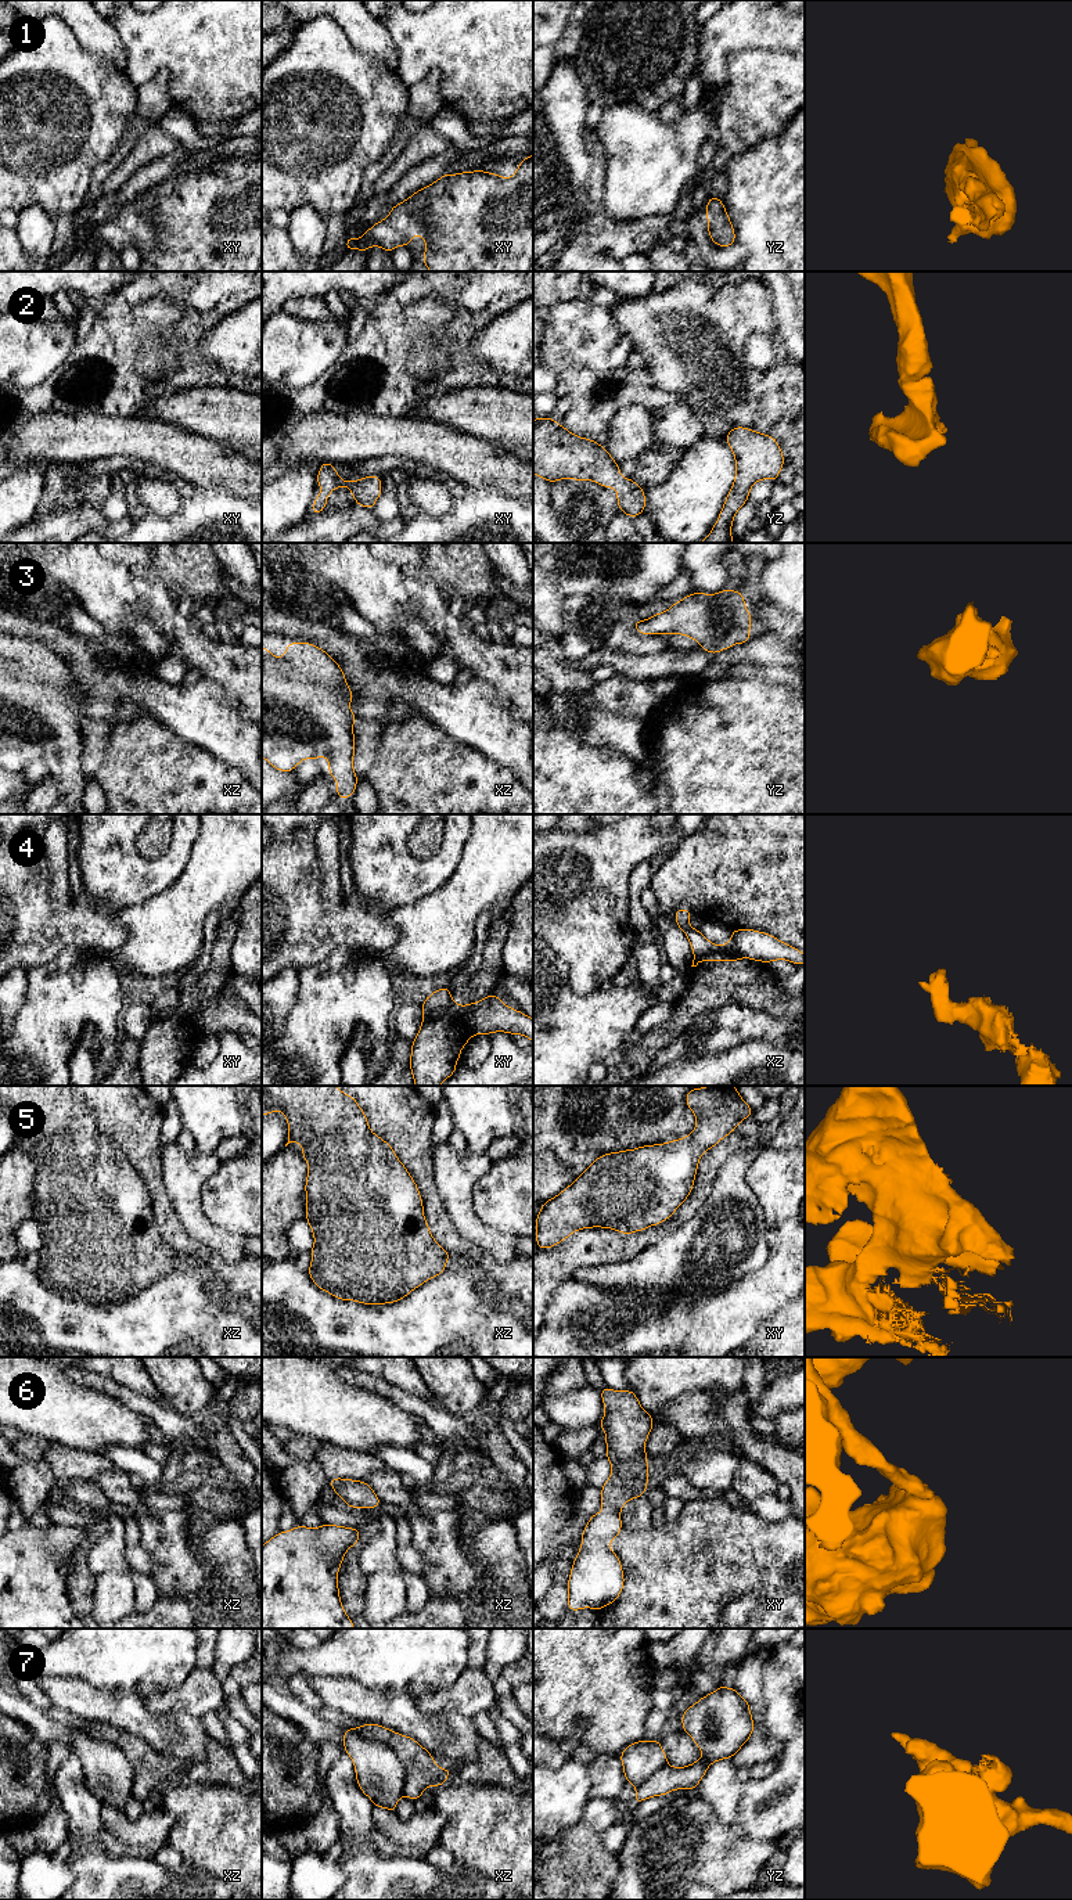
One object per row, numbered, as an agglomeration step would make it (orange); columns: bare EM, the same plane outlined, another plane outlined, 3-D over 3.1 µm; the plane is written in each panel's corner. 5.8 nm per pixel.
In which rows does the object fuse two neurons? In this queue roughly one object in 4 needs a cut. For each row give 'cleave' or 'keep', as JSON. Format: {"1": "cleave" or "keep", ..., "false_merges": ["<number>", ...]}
{"1": "keep", "2": "keep", "3": "keep", "4": "cleave", "5": "keep", "6": "keep", "7": "cleave", "false_merges": ["4", "7"]}

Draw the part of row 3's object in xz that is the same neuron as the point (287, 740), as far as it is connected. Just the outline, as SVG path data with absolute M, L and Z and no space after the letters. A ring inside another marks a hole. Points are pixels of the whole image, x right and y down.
M292 640L283 659L262 647L262 758L288 773L305 759L327 756L338 799L350 798L359 780L353 770L356 716L349 708L353 698L341 666L317 645Z

